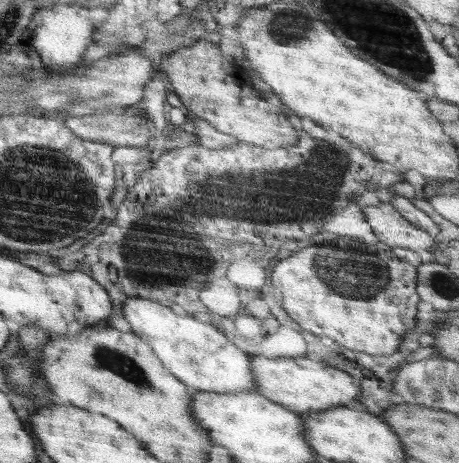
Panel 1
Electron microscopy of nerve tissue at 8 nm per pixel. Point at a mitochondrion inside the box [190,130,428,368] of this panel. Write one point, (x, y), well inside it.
(349, 271)

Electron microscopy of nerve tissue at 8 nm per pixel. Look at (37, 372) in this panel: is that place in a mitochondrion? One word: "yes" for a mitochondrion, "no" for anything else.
no

